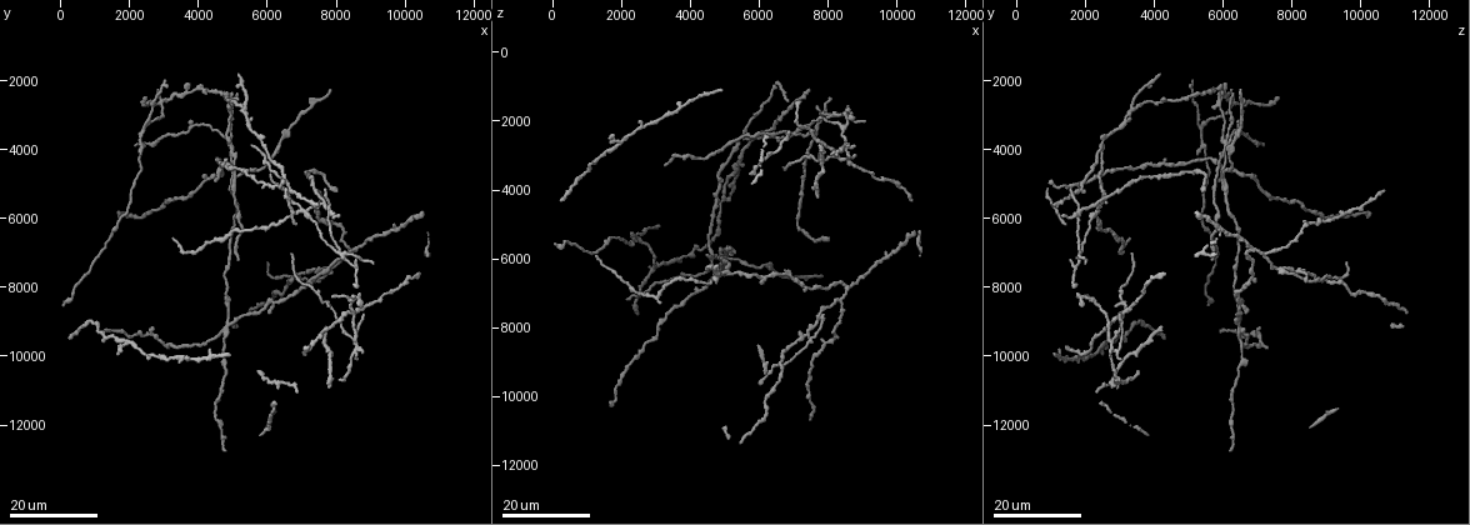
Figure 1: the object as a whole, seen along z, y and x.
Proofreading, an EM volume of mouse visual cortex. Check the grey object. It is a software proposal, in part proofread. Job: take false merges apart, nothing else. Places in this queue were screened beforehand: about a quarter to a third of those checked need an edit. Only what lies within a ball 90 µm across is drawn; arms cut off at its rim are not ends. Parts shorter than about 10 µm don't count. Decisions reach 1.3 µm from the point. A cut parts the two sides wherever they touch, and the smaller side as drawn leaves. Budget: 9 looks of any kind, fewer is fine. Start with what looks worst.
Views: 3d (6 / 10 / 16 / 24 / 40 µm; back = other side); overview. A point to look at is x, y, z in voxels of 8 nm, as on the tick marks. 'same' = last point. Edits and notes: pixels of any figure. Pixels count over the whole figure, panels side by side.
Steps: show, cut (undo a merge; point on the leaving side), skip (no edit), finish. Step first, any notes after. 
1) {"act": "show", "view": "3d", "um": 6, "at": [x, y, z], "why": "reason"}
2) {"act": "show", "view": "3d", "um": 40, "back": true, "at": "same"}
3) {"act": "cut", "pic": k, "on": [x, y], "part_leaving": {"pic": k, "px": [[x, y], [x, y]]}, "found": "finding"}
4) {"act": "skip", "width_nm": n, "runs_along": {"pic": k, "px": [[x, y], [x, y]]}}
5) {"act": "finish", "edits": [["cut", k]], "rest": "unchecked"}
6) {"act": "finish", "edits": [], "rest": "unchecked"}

{"act": "show", "view": "3d", "um": 24, "at": [7100, 5800, 2300], "why": "four or more arms meet"}

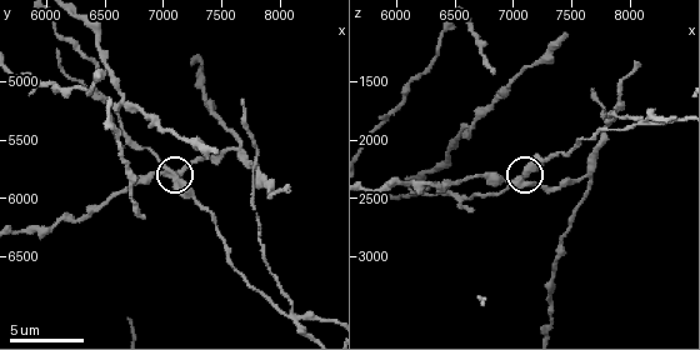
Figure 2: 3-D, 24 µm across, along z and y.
{"act": "show", "view": "3d", "um": 6, "at": [7020, 5820, 2380], "why": "zoom in"}

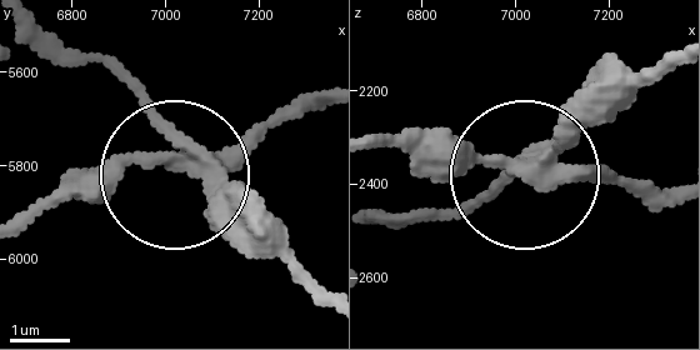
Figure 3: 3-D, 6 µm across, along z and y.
{"act": "cut", "pic": 3, "on": [249, 199], "width_nm": 260, "part_leaving": {"pic": 3, "px": [[205, 163], [319, 278]]}, "found": "a second cell is stuck on"}

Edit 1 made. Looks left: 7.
{"act": "show", "view": "3d", "um": 16, "at": [2900, 2600, 6300], "why": "looks like a crossing"}

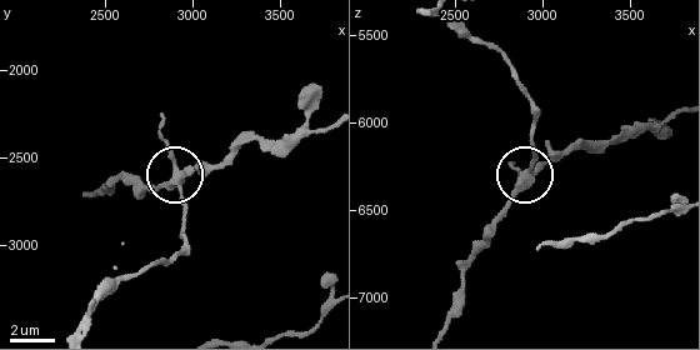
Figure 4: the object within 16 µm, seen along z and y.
{"act": "show", "view": "3d", "um": 10, "at": [2920, 2640, 6280]}

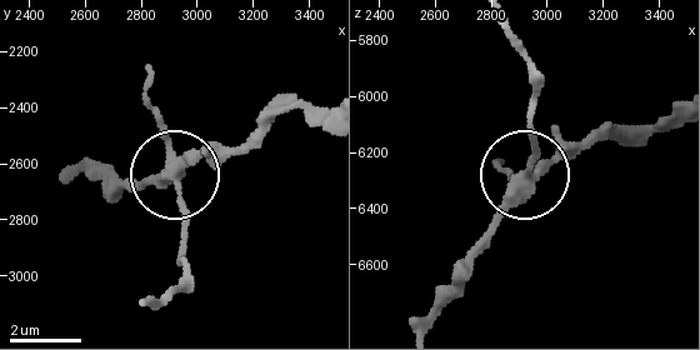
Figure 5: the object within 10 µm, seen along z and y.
{"act": "cut", "pic": 5, "on": [189, 215], "part_leaving": {"pic": 5, "px": [[173, 171], [181, 281], [155, 303]]}, "found": "two cells meet here"}

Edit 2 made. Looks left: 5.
{"act": "show", "view": "overview", "why": "redraw"}

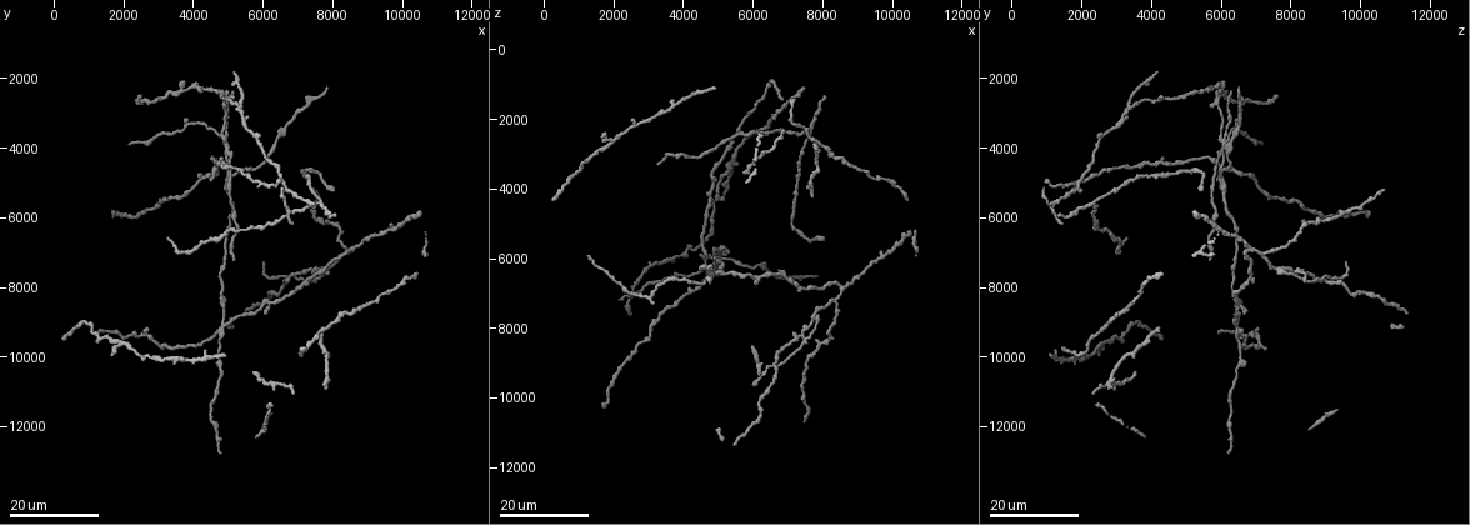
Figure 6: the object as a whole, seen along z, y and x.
{"act": "show", "view": "3d", "um": 16, "at": [7700, 5600, 2200], "why": "three-way junction"}

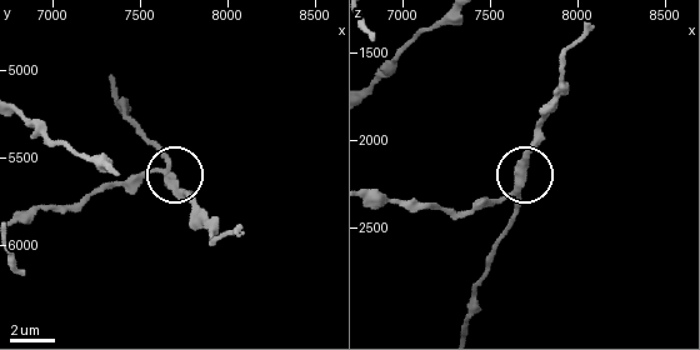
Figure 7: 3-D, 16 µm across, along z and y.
{"act": "show", "view": "3d", "um": 10, "at": [7640, 5580, 2320]}

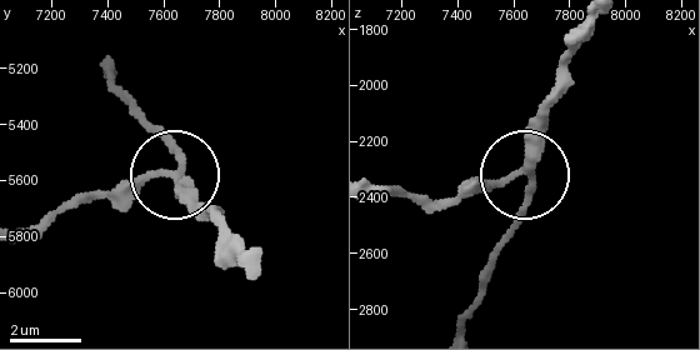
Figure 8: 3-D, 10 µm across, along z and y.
{"act": "skip", "side_arm_um": 38, "arms": 3, "found": "continuous, no second cell"}

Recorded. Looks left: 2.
{"act": "show", "view": "3d", "um": 24, "at": [4900, 9100, 6400], "why": "side arm on a straight run"}

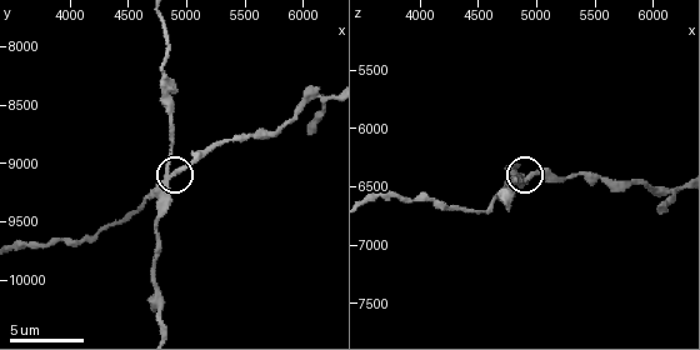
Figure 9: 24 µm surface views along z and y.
{"act": "show", "view": "3d", "um": 6, "at": [4920, 9100, 6460]}

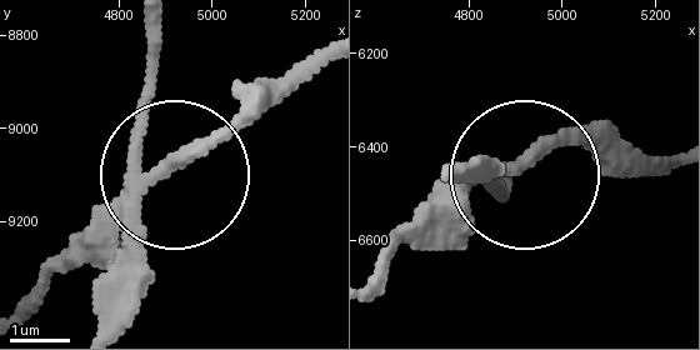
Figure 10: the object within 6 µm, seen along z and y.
{"act": "cut", "pic": 10, "on": [123, 289], "arms": 3, "found": "two cells meet here"}

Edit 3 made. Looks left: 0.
{"act": "finish", "edits": [["cut", 3], ["cut", 5], ["cut", 10]], "rest": "unchecked"}

